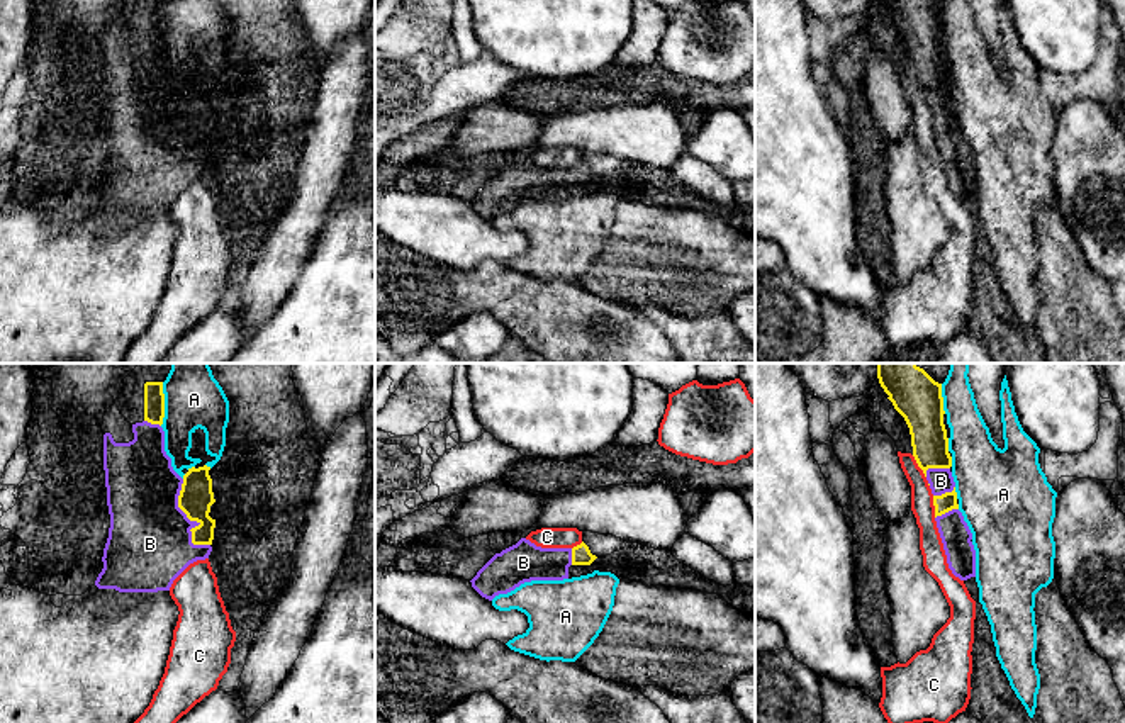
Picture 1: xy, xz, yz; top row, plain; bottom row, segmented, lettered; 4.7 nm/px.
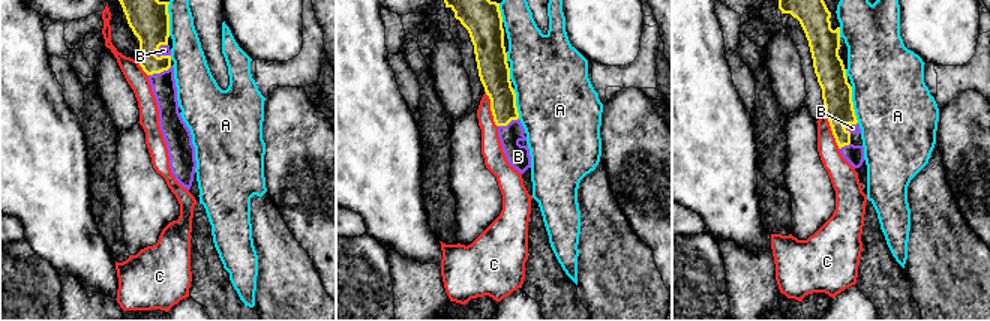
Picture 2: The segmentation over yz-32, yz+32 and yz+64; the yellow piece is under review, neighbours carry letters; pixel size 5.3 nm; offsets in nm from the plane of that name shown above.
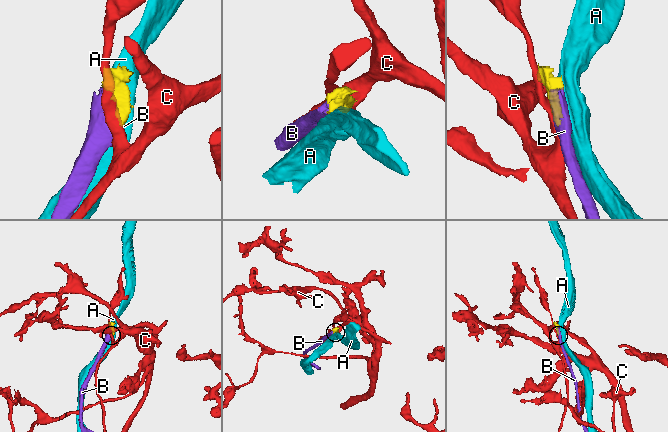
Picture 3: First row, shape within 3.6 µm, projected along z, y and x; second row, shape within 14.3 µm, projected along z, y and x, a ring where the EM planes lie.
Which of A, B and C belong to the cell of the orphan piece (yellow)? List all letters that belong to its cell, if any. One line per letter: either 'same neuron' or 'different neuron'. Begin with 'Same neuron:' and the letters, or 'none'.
Same neuron: B
A: different neuron
B: same neuron
C: different neuron

